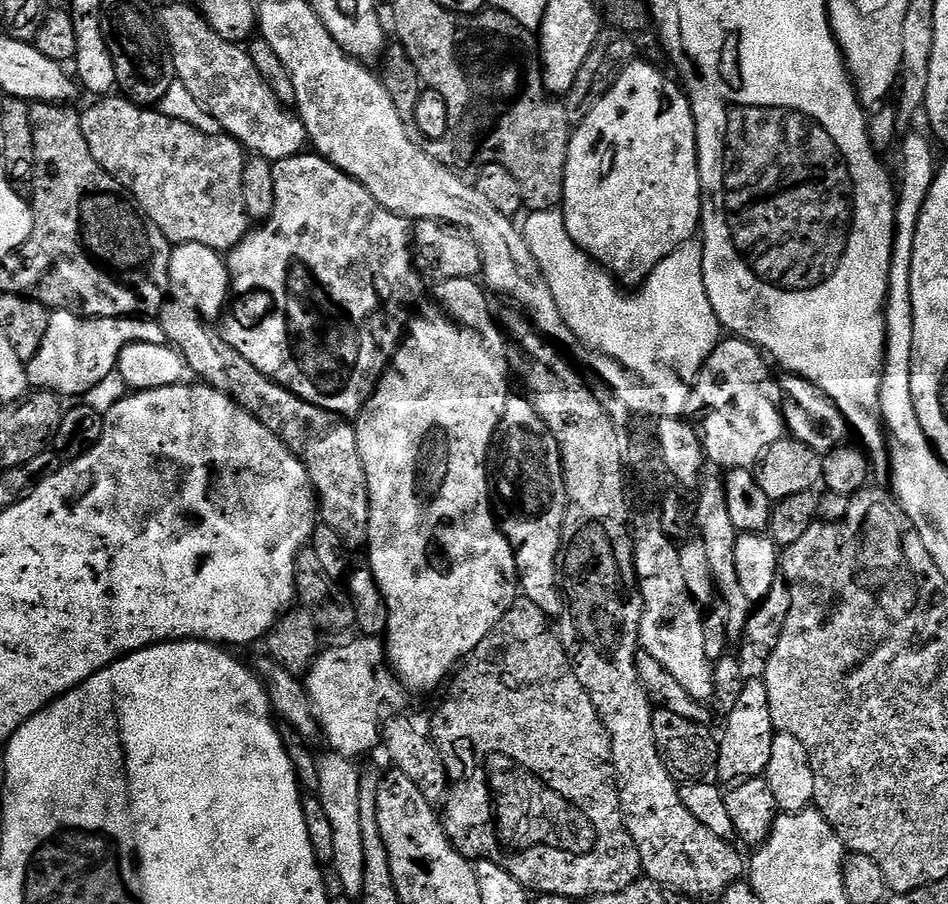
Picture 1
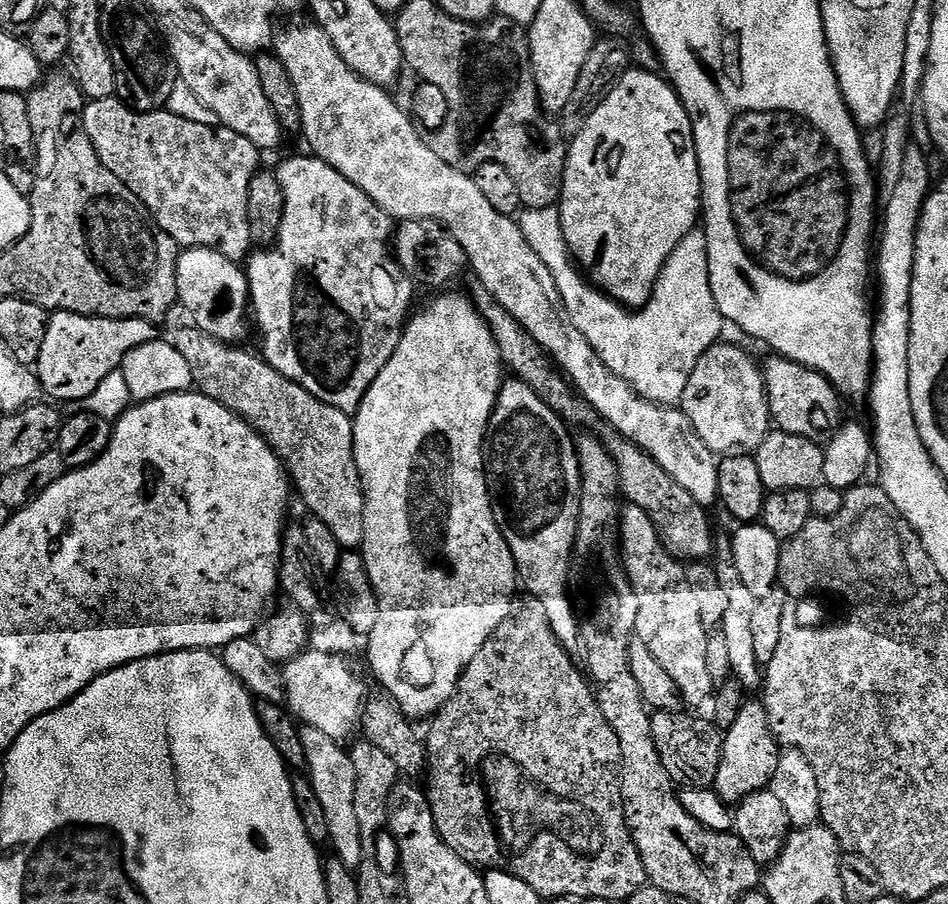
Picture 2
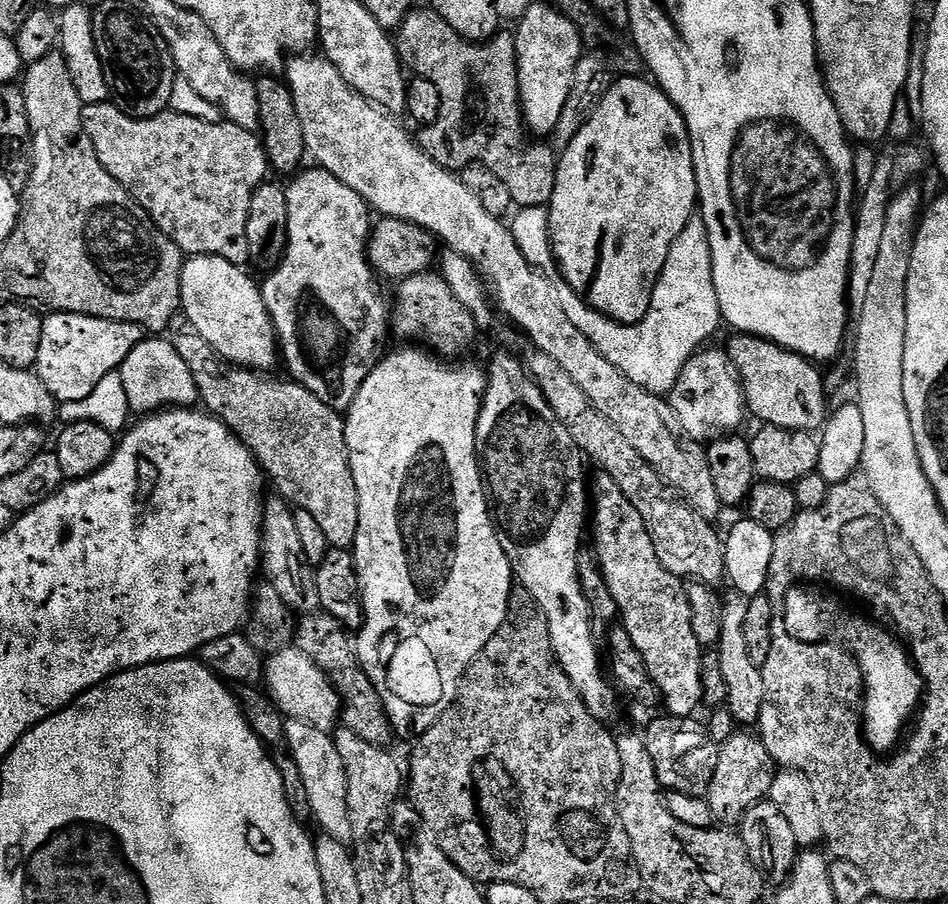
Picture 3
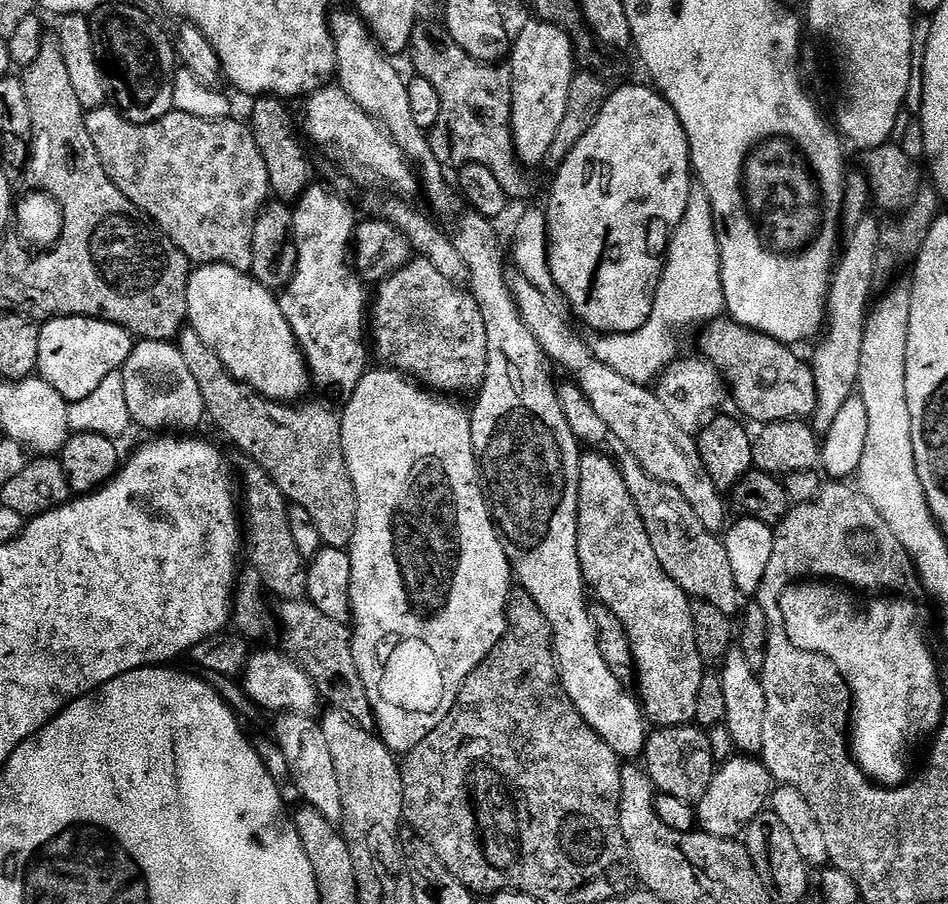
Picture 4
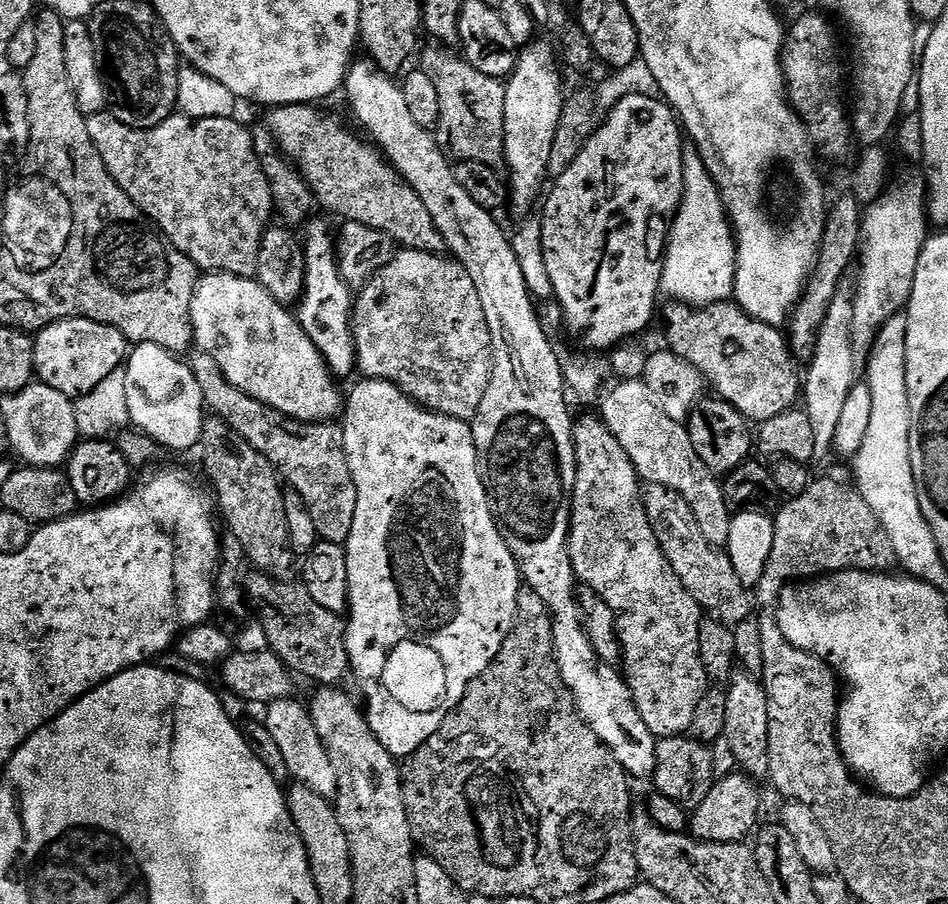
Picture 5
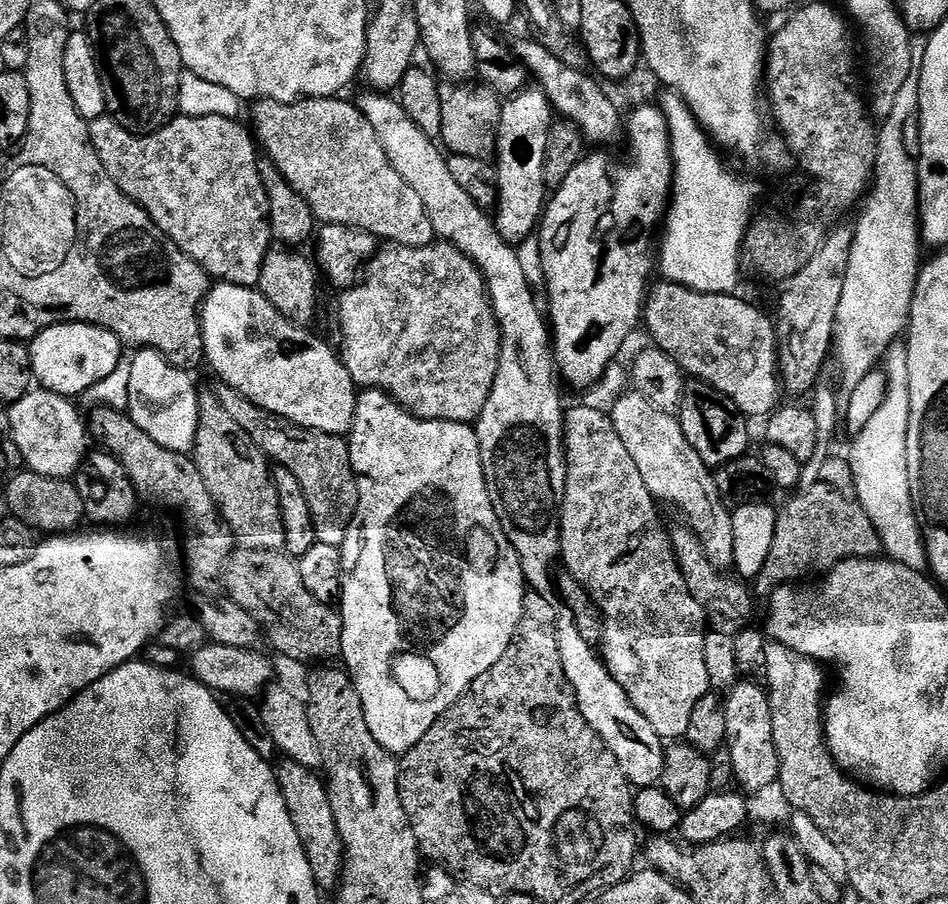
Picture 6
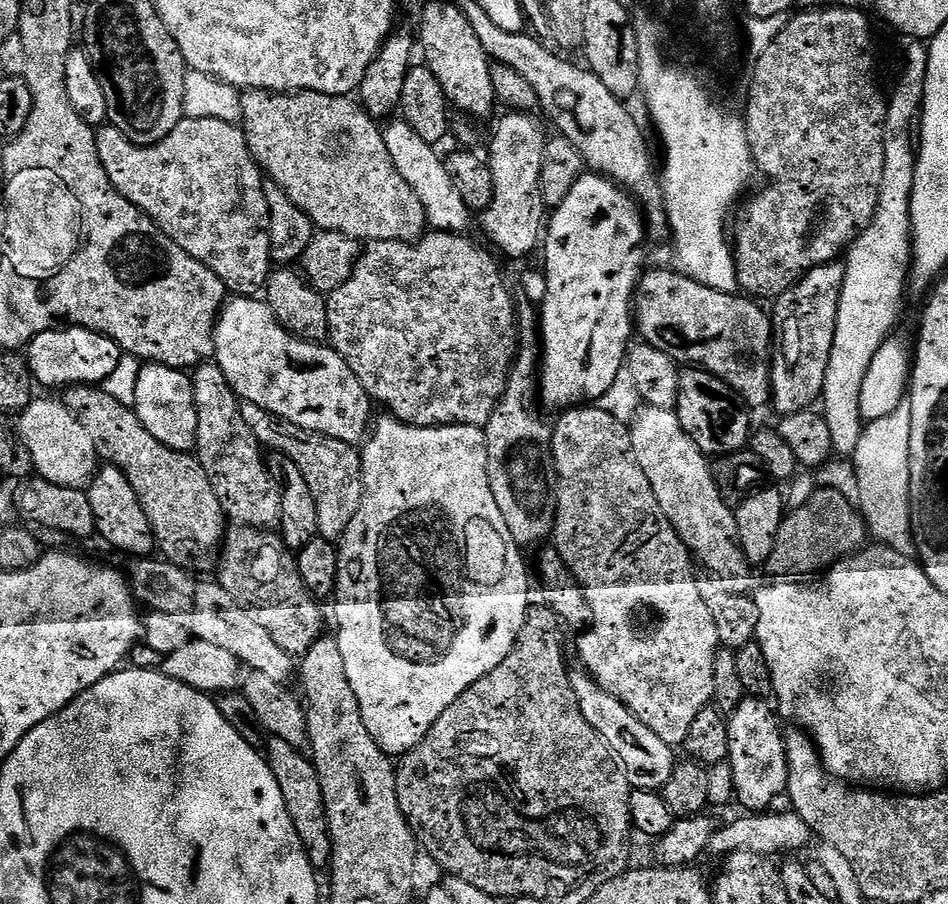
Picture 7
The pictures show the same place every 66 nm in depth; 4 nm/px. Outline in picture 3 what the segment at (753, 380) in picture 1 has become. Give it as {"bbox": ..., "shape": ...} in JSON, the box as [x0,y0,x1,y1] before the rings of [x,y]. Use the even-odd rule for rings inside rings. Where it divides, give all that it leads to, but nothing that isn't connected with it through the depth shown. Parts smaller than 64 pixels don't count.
{"bbox":[666,350,746,442],"shape":[[[701,350],[695,352],[682,366],[682,374],[678,374],[678,382],[674,382],[672,391],[666,399],[678,422],[682,422],[682,430],[692,440],[711,442],[721,439],[722,434],[732,434],[746,417],[744,403],[744,385],[736,367],[728,359],[727,351],[708,352]]]}

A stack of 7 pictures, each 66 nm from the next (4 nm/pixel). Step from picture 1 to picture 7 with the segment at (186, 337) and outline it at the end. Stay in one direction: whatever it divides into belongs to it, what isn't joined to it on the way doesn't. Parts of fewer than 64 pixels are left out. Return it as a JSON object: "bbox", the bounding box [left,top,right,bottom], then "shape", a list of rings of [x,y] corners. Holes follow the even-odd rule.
{"bbox":[241,403,364,542],"shape":[[[241,403],[242,418],[246,418],[246,426],[255,434],[265,449],[290,458],[298,470],[302,470],[302,478],[306,478],[306,486],[310,486],[310,494],[314,494],[314,506],[318,510],[317,533],[324,539],[333,542],[350,526],[354,514],[358,514],[360,503],[364,497],[364,475],[360,465],[360,452],[355,447],[338,438],[330,438],[326,434],[318,434],[314,430],[302,430],[302,426],[294,426],[280,419],[279,416],[262,410],[262,406]]]}

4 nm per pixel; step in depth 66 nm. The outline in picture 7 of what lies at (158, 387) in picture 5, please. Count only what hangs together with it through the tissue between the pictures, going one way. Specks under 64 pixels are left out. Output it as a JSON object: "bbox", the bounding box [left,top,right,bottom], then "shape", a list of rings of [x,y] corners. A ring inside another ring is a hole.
{"bbox":[134,362,198,453],"shape":[[[148,362],[138,374],[136,402],[134,411],[142,426],[170,450],[191,453],[196,446],[198,414],[194,406],[194,390],[187,371],[171,368],[165,364]]]}

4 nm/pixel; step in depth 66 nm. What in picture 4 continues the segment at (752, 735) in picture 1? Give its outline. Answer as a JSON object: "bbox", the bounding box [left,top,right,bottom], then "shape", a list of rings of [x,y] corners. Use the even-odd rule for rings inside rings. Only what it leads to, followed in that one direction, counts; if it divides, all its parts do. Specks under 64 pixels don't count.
{"bbox":[695,754,774,840],"shape":[[[748,754],[734,755],[715,769],[709,789],[695,805],[699,831],[727,840],[743,837],[750,822],[769,807],[773,791],[774,781],[764,763]]]}

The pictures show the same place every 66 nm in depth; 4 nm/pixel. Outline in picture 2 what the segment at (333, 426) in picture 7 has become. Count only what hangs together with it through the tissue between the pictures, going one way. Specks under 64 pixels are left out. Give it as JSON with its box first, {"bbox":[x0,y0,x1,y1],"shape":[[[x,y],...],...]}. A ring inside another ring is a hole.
{"bbox":[176,248,250,346],"shape":[[[189,248],[180,253],[176,277],[179,303],[184,305],[196,327],[225,344],[236,346],[244,342],[248,328],[250,332],[250,320],[246,315],[250,308],[250,285],[245,269],[237,261],[209,248]]]}

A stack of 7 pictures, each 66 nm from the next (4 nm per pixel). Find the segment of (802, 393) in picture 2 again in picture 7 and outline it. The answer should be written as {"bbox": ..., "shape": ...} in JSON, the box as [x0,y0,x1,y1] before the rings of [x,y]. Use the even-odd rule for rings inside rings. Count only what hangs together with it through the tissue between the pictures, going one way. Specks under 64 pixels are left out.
{"bbox":[634,267,774,410],"shape":[[[671,267],[651,268],[641,275],[634,297],[634,324],[639,339],[662,350],[681,365],[704,368],[710,374],[722,378],[722,382],[729,384],[749,409],[755,410],[763,404],[767,405],[772,394],[770,357],[774,343],[769,313],[763,312],[756,305],[759,303],[747,295],[702,286]]]}

